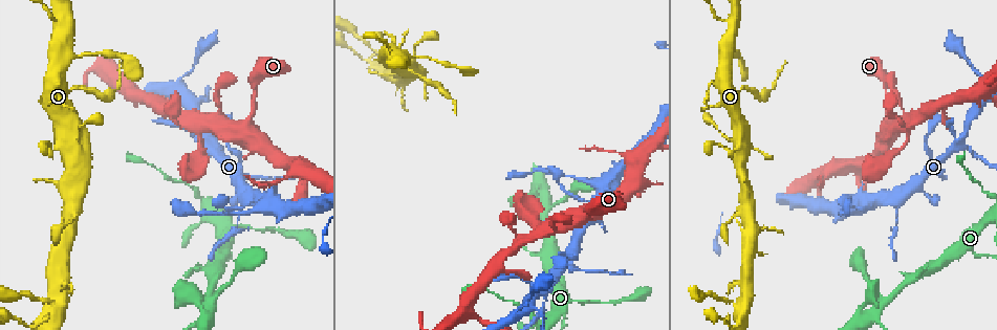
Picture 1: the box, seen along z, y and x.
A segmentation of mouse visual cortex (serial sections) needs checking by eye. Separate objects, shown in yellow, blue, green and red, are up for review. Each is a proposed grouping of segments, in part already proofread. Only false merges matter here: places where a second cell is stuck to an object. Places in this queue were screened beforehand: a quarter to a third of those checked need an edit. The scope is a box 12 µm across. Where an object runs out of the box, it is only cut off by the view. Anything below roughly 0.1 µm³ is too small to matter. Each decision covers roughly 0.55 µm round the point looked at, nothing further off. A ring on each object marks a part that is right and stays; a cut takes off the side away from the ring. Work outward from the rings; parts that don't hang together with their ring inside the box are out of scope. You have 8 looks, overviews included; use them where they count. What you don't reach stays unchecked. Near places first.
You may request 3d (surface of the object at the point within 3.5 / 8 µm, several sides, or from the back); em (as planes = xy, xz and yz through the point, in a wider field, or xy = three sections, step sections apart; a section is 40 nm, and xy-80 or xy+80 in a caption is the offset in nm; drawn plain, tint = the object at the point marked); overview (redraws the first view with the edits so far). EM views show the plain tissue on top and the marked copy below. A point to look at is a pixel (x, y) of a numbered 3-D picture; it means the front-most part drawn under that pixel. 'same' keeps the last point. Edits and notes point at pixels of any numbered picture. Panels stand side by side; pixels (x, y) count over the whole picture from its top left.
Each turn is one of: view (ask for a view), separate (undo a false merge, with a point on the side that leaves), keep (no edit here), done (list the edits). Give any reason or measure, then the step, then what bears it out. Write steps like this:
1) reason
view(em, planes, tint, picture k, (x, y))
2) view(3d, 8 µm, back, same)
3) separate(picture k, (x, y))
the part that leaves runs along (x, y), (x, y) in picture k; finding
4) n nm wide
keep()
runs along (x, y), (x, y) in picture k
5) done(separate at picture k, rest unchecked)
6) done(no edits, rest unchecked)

sudden change in width
view(3d, 3.5 µm, picture 1, (580, 218))

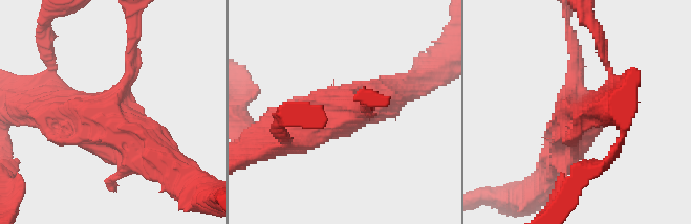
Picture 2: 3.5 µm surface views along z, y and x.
now the EM
view(em, xy, step 5, tint, picture 2, (105, 108))

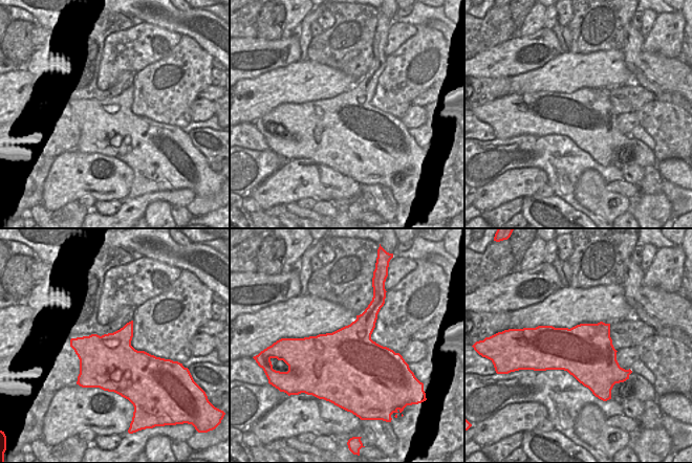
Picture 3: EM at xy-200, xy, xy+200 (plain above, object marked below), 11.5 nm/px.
keep()
all the same cell

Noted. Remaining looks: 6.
side arm on a straight run
view(em, xy, step 2, tint, picture 1, (959, 144))

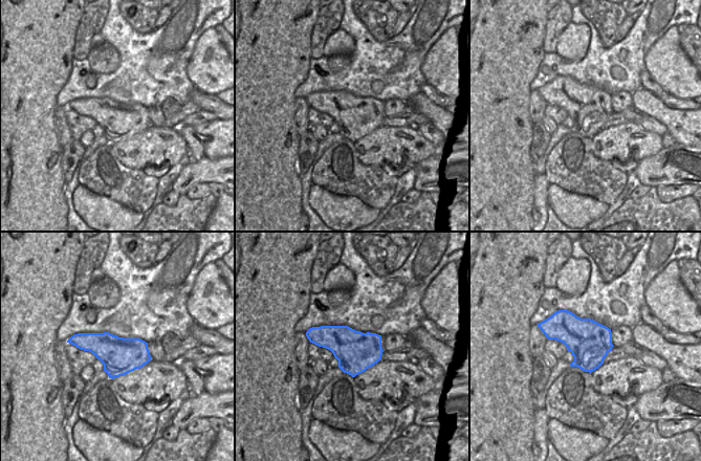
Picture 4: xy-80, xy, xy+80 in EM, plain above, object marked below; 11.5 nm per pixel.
view(3d, 3.5 µm, same)

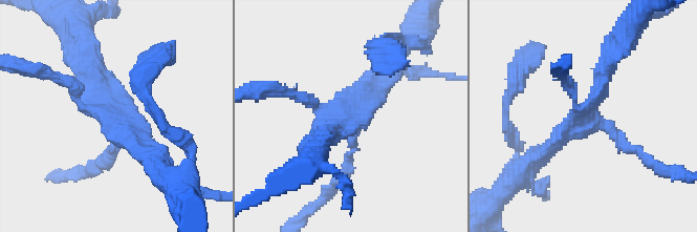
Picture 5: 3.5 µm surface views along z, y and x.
keep()
runs along (541, 156), (589, 111), (610, 57) in picture 5; all the same cell

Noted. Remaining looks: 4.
two arms in line, one across
view(3d, 8 µm, picture 1, (263, 211))

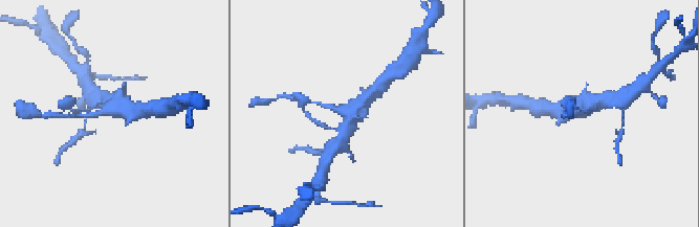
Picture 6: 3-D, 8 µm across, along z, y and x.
view(em, xy, step 1, tint, picture 6, (111, 109))

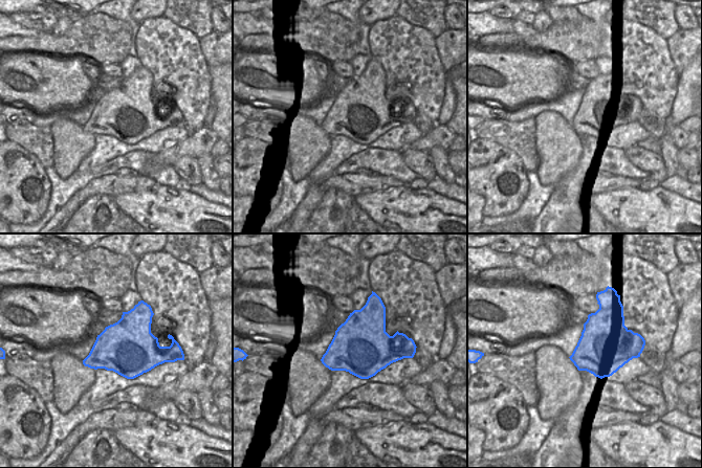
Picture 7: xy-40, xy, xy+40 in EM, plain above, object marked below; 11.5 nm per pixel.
keep()
continuous, no second cell

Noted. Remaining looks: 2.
done(no edits, rest unchecked)

